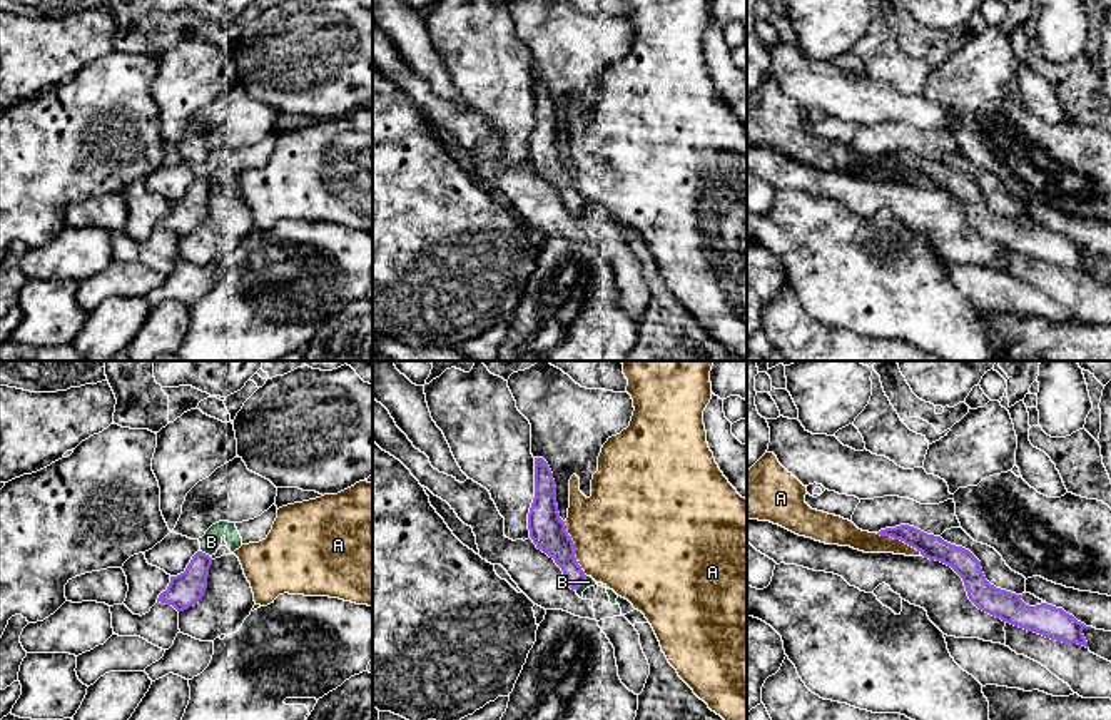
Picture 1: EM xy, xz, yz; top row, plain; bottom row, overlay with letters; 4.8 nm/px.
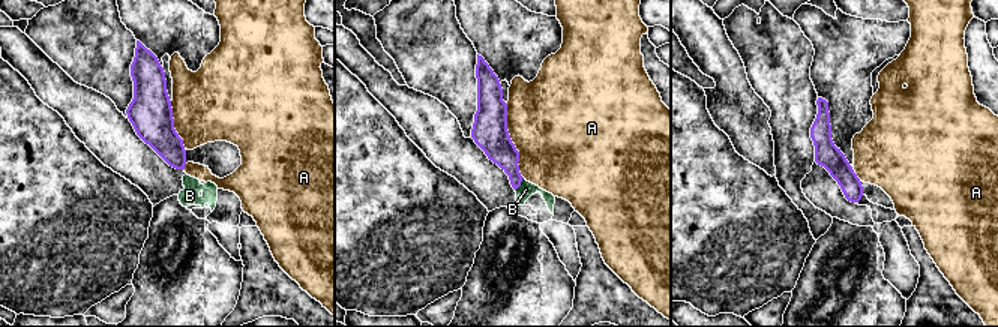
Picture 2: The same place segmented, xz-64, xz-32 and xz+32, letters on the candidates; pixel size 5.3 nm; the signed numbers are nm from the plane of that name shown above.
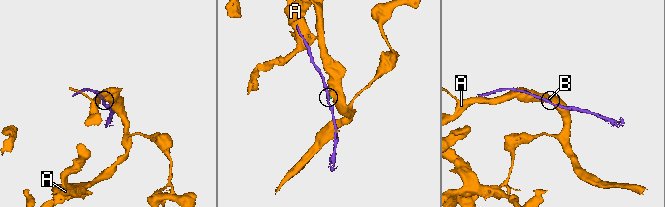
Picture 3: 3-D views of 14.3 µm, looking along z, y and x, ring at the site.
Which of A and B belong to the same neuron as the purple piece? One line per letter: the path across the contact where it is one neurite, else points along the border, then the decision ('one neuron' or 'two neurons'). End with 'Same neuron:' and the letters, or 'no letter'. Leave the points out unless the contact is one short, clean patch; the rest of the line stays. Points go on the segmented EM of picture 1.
A: two neurons
B: along xz (587, 577), (575, 590) | two neurons
Same neuron: no letter

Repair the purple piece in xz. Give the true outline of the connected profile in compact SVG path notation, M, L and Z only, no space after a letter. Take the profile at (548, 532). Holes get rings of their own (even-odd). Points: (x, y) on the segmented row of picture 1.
M535 458L535 498L528 513L530 538L561 568L571 590L586 580L576 561L575 543L560 518L553 473L543 458Z

